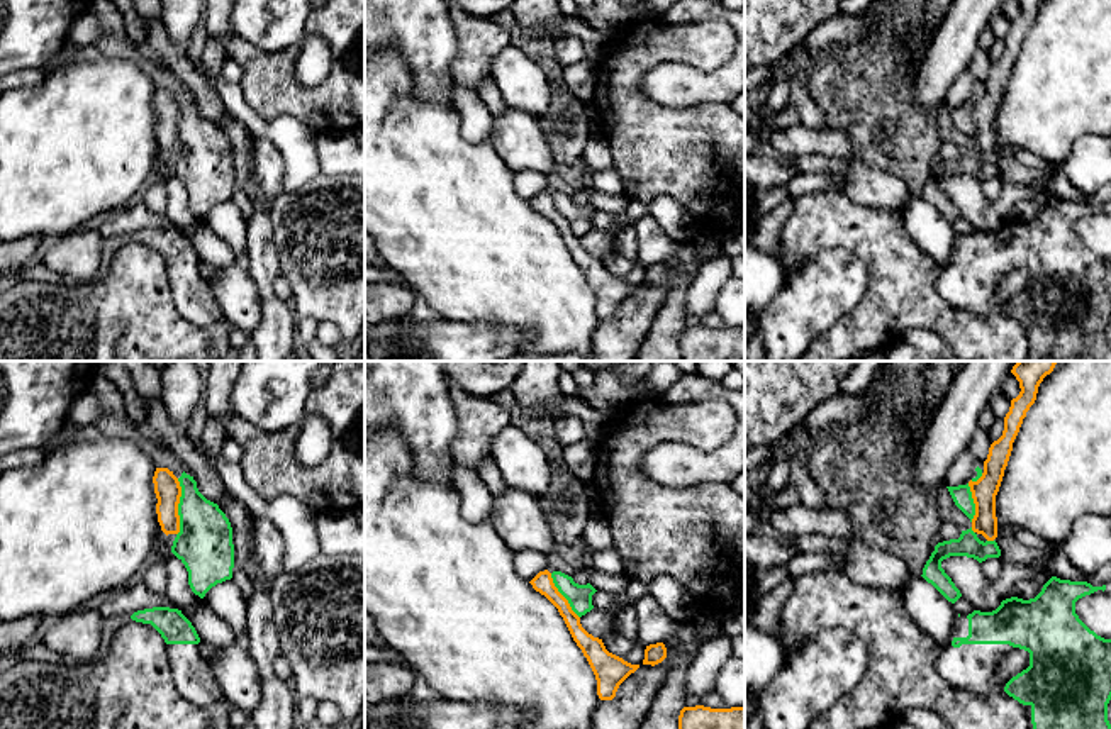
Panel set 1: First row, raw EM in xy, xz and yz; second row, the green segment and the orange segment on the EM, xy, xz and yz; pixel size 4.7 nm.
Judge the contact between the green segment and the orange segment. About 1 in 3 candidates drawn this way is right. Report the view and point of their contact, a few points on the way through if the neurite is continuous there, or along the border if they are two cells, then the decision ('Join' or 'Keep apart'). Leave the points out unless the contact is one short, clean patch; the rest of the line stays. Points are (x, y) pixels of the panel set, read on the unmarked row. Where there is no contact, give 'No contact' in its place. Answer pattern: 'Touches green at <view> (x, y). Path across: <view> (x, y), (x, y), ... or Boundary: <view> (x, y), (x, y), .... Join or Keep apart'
Touches green at xy (178, 127). Boundary: xy (178, 99), (177, 155). Keep apart

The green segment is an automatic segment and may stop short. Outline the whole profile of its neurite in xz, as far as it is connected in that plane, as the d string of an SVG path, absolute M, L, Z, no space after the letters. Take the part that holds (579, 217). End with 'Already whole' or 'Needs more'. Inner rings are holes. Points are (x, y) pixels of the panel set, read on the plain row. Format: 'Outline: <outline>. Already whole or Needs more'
Outline: M553 192L551 193L553 203L558 209L558 212L568 220L572 231L582 237L587 232L594 229L592 225L592 215L597 212L590 203L578 205L573 202L572 197Z. Already whole

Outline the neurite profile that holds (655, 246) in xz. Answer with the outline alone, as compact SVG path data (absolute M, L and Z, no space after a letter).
M650 215L634 222L638 261L645 266L663 263L675 254L677 241Z

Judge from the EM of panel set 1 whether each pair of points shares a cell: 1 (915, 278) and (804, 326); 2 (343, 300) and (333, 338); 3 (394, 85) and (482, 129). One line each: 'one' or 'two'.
1: two
2: two
3: two

